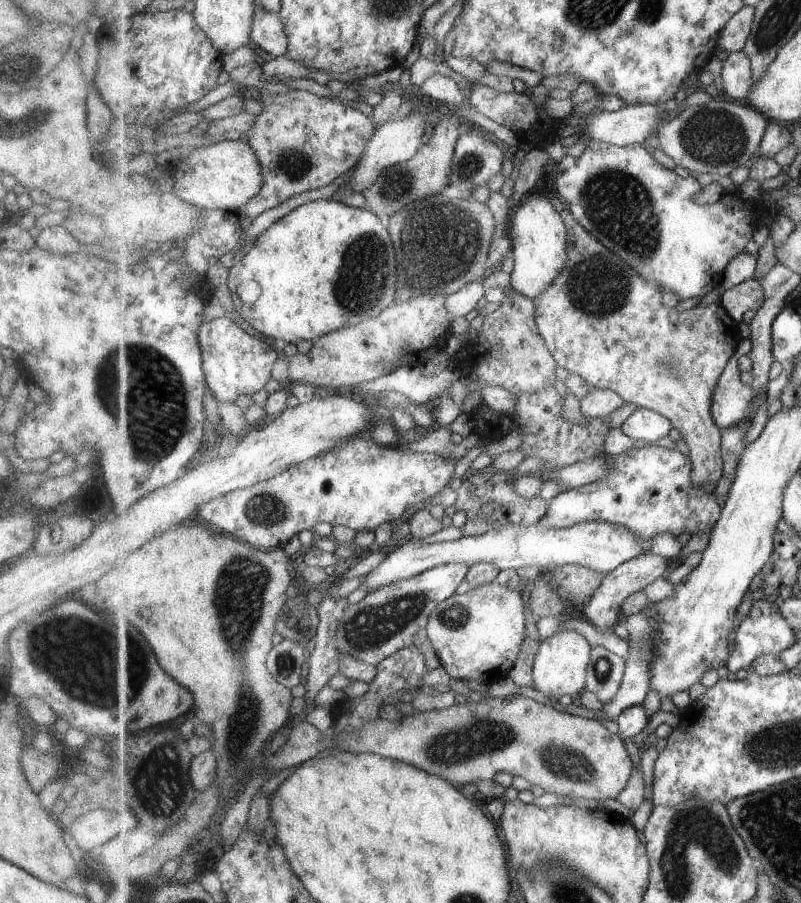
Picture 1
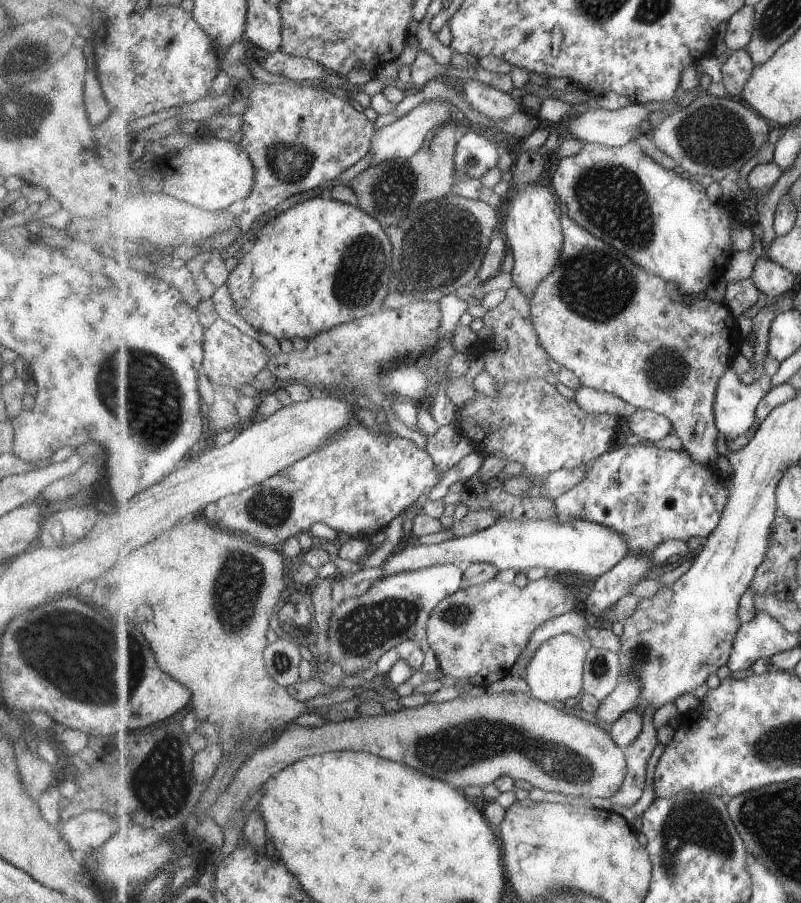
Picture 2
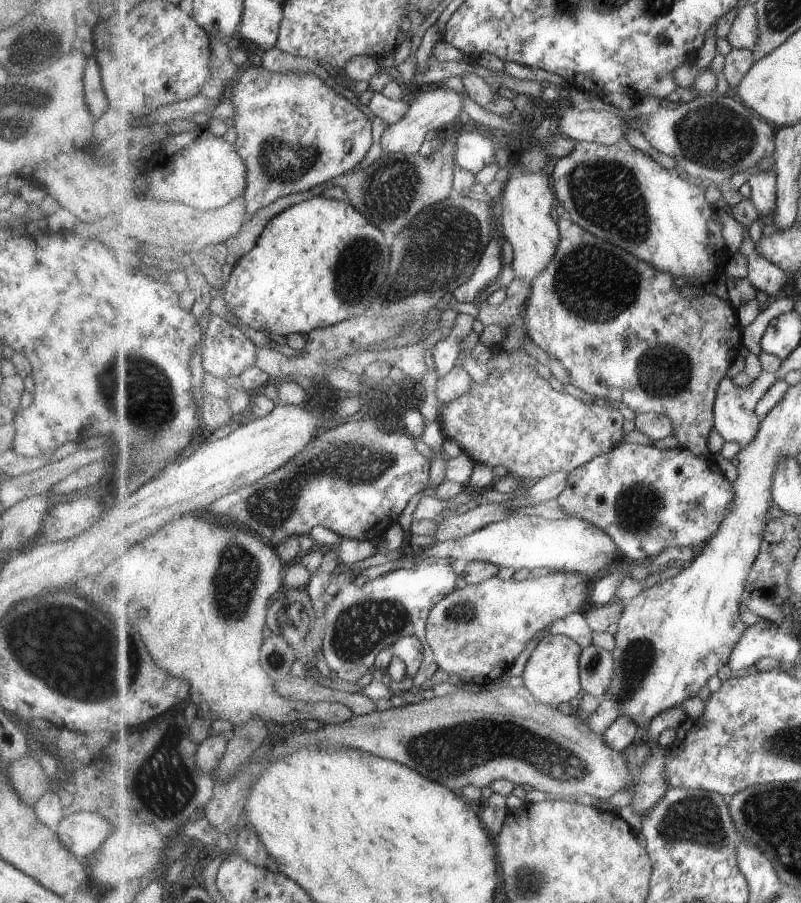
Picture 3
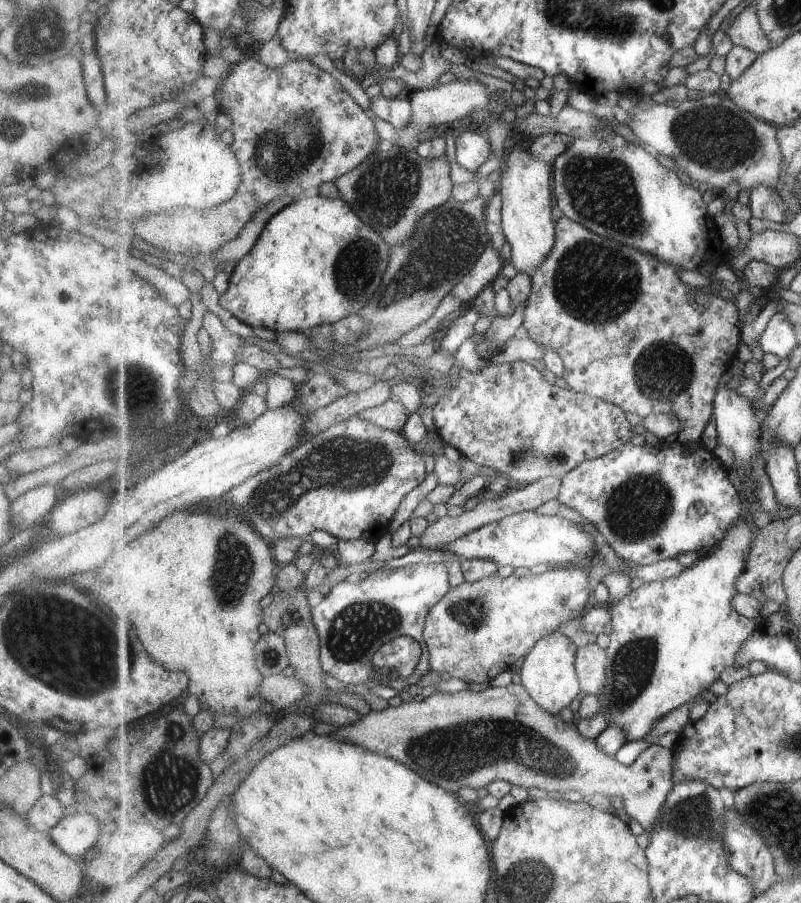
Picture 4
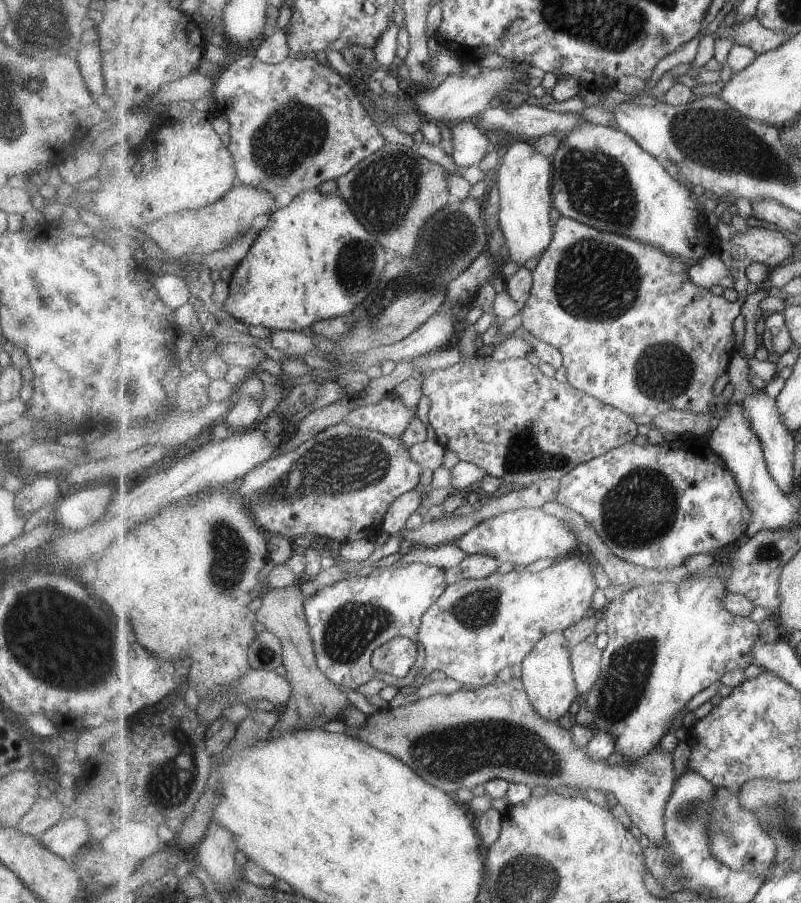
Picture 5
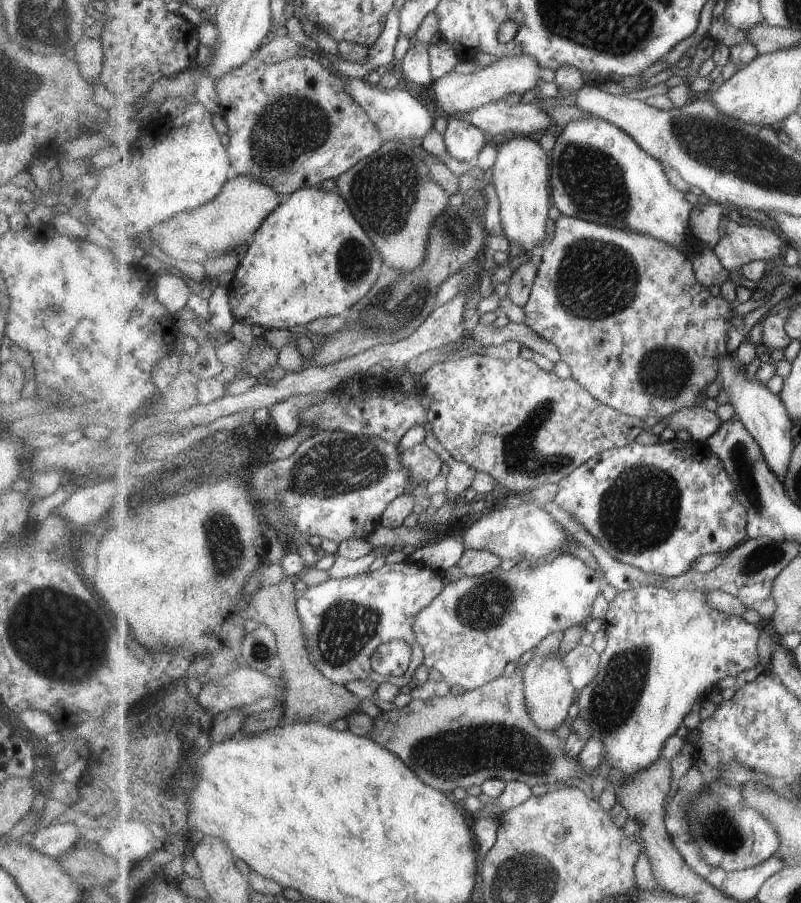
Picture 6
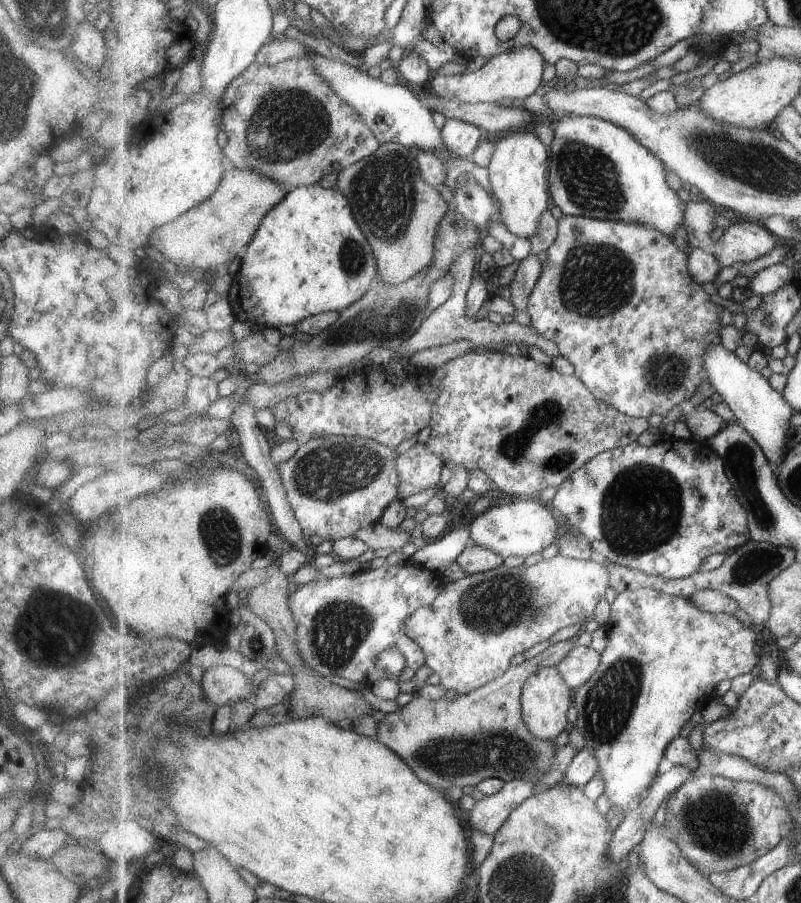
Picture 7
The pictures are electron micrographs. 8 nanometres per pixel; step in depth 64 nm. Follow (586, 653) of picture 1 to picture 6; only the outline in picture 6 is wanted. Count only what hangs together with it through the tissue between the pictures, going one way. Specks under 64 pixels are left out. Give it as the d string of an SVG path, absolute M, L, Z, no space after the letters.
M565 631L550 634L545 640L540 641L535 648L535 654L524 665L523 678L526 686L527 706L530 707L531 718L543 730L557 730L563 722L569 722L569 706L575 704L578 690L571 682L571 672L566 664L566 655L559 654L563 646Z

